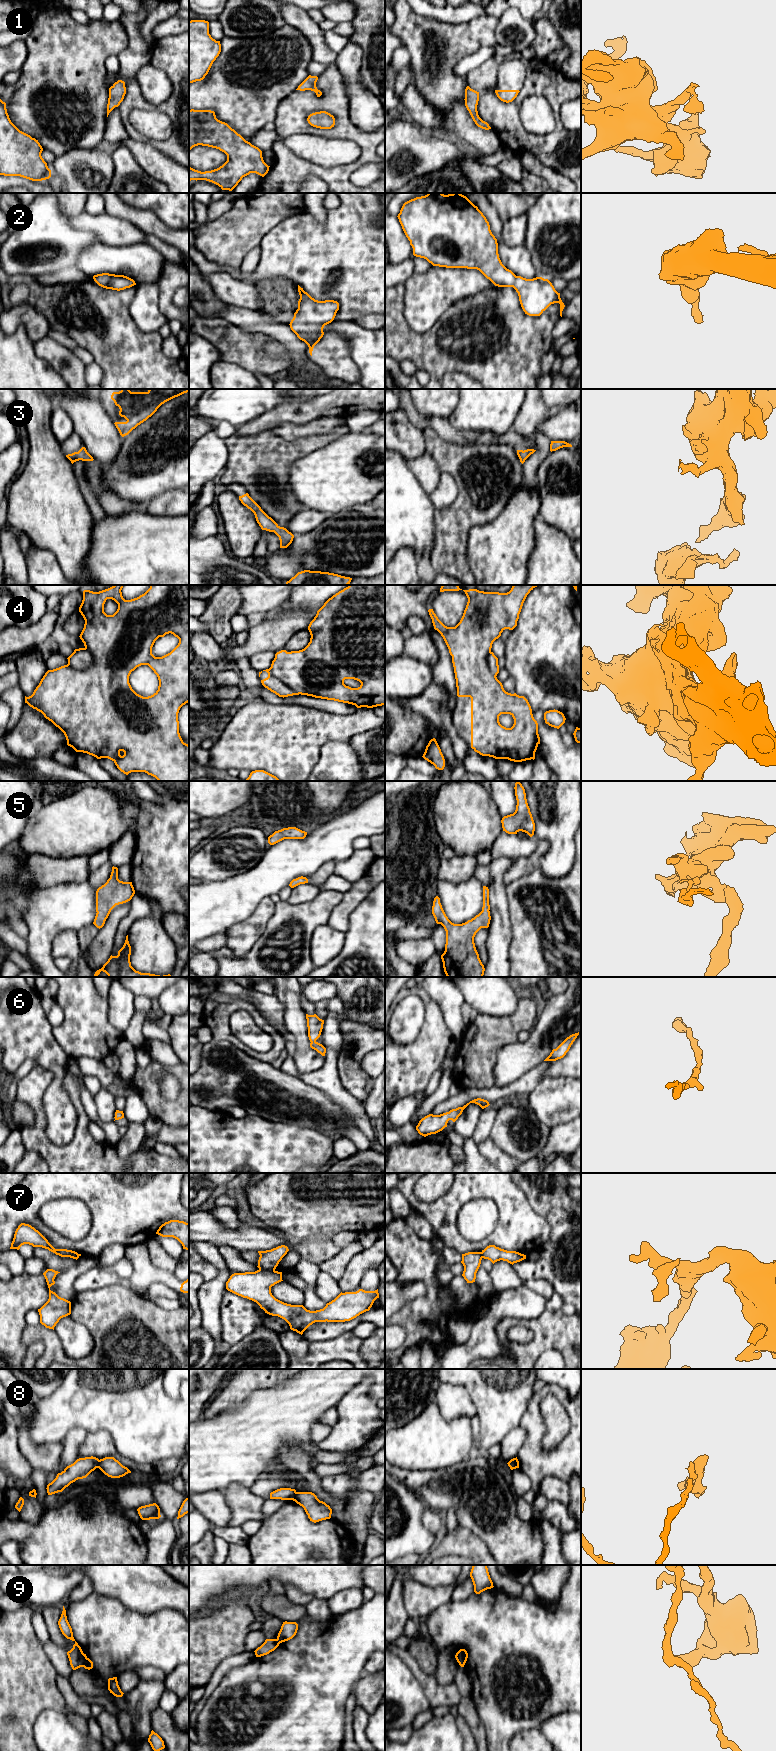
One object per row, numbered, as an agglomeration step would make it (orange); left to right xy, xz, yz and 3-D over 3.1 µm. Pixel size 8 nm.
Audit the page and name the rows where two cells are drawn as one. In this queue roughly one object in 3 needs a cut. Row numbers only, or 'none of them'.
4, 7, 8, 9

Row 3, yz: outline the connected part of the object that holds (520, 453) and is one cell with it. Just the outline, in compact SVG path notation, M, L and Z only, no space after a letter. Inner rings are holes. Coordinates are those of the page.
M527 449L527 450L517 450L517 455L520 459L520 462L523 464L525 460L535 452L536 450L534 449Z

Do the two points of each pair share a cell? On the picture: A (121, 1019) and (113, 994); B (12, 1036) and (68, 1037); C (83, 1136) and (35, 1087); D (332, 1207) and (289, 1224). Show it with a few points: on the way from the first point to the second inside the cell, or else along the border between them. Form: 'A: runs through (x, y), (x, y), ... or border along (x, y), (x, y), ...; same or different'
A: runs through (121, 1013), (121, 1002), (119, 1000); same
B: border along (51, 1028), (55, 1040), (68, 1056); different
C: runs through (60, 1150), (52, 1150), (39, 1137), (38, 1110); same
D: runs through (321, 1207), (306, 1207), (300, 1213); same

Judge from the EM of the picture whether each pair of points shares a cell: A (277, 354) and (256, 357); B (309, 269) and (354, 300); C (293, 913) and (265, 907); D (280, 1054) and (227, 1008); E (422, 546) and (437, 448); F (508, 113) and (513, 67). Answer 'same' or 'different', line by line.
A: different
B: same
C: different
D: same
E: different
F: different

